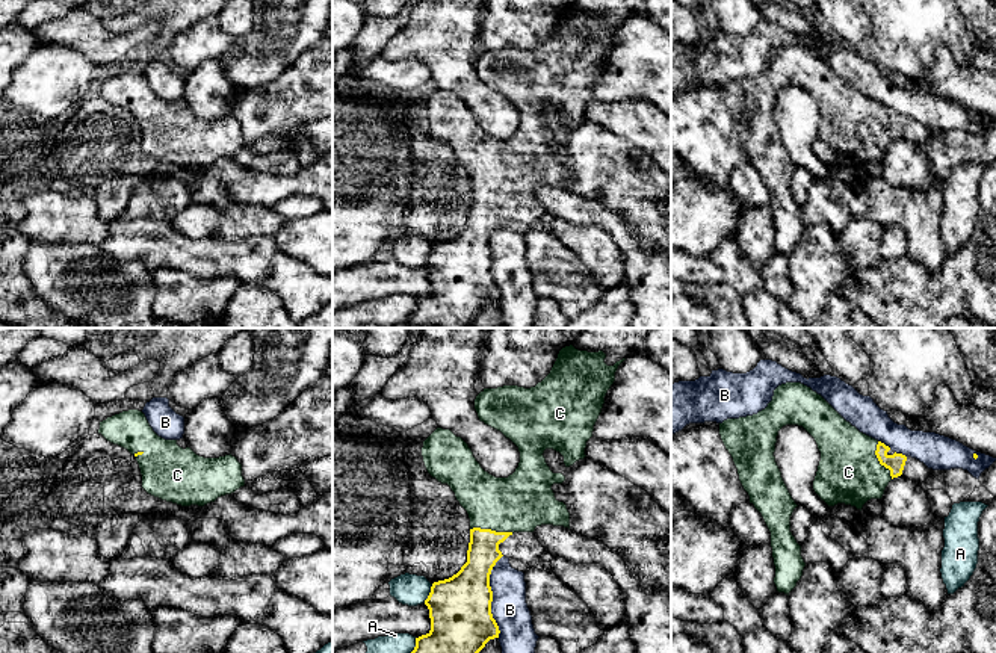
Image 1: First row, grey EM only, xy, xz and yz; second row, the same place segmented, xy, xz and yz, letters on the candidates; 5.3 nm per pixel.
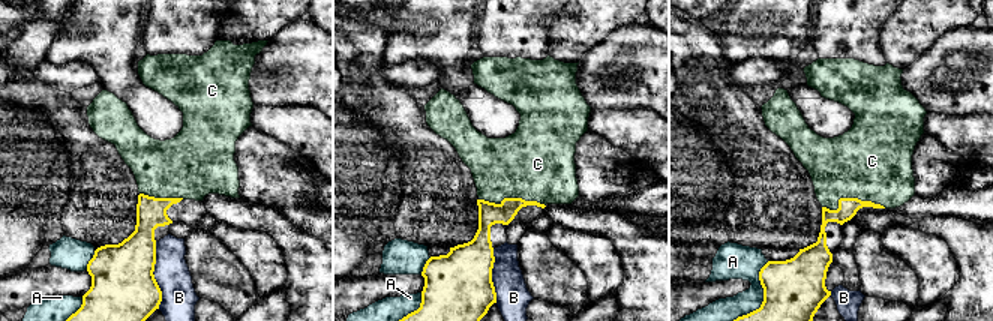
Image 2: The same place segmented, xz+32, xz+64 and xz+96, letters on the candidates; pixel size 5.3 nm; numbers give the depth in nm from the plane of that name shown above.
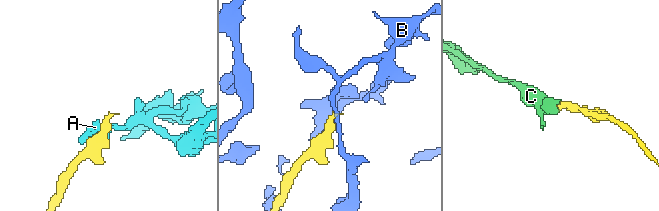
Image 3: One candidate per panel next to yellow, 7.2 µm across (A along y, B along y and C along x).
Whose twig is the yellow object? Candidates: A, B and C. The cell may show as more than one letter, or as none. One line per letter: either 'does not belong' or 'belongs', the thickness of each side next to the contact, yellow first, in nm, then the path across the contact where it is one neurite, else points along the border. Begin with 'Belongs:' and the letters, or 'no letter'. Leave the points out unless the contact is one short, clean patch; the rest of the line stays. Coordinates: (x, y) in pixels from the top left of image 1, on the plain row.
Belongs: C
A: does not belong | 340/170 nm
B: does not belong | 340/190 nm
C: belongs | 170/300 nm

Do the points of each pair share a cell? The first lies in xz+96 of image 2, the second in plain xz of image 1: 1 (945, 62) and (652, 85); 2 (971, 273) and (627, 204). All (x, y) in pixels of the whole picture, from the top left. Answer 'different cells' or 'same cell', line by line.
1: same cell
2: different cells

